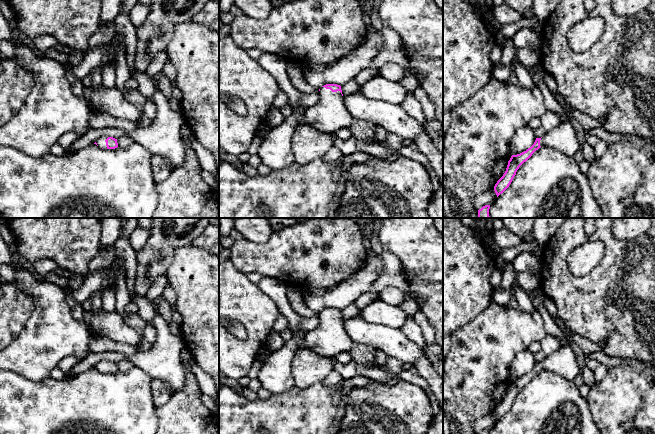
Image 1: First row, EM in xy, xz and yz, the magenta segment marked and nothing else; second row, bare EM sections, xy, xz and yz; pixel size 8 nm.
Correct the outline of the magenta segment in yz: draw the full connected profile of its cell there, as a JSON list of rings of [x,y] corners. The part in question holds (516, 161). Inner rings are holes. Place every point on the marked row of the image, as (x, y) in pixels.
[[[563,119],[554,130],[545,133],[542,138],[536,138],[534,144],[526,151],[511,156],[505,173],[494,186],[497,197],[509,187],[519,167],[543,146],[557,149],[571,158],[574,158],[580,150],[574,127],[569,121]]]

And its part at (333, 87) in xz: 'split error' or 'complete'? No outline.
split error

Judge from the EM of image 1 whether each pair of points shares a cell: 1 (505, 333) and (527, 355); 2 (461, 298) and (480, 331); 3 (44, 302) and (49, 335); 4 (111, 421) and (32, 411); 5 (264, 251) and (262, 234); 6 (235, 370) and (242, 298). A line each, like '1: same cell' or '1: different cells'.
1: different cells
2: different cells
3: same cell
4: same cell
5: different cells
6: same cell

